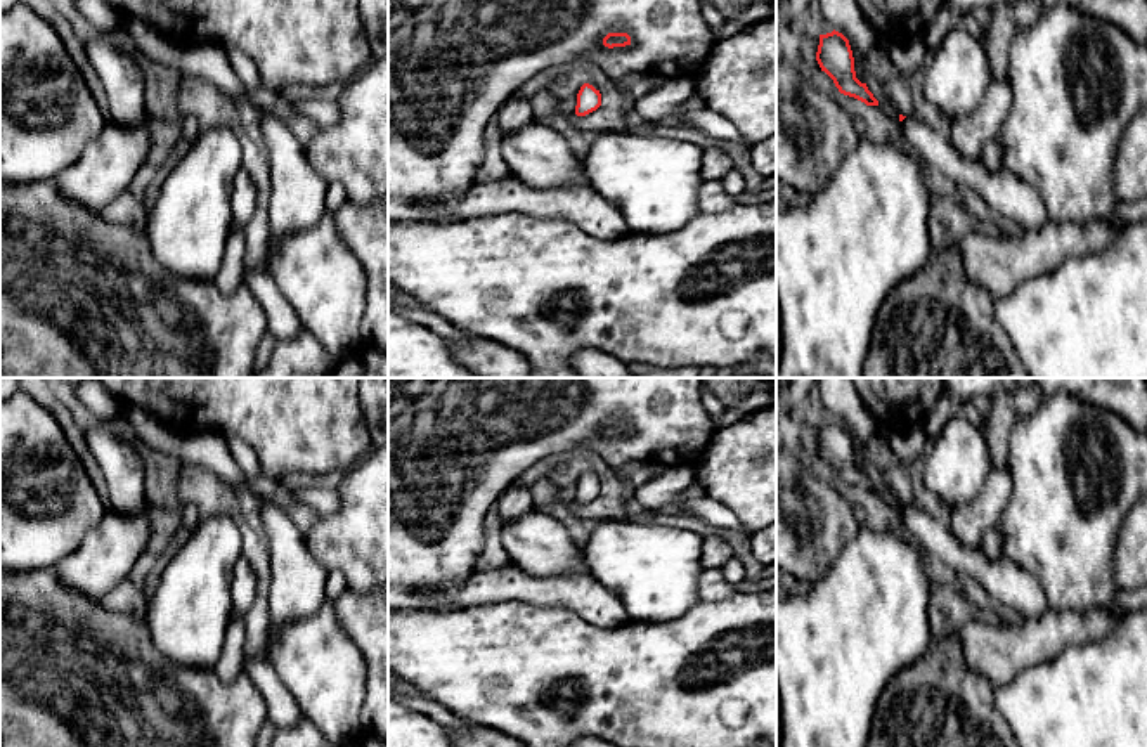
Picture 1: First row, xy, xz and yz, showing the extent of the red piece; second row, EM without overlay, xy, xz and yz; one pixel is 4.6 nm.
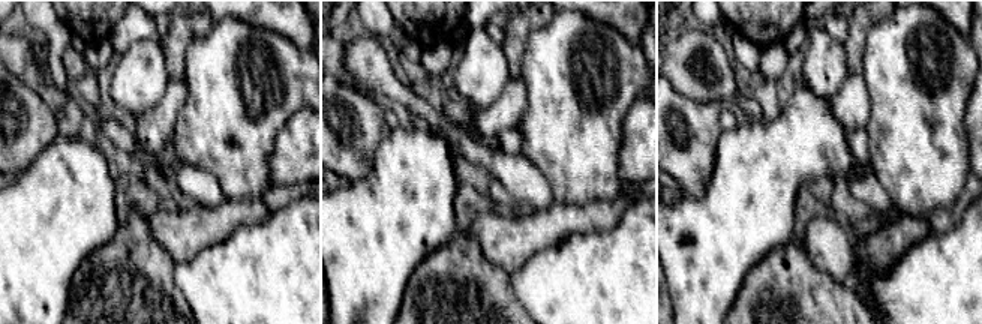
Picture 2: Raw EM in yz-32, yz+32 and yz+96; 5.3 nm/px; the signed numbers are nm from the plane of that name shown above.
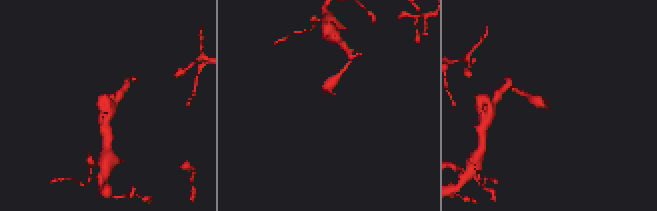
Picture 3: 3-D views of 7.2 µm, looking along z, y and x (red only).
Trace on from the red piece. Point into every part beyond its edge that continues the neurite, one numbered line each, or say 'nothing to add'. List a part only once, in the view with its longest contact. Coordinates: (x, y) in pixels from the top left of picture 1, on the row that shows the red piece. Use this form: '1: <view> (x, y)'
1: yz (1017, 205)

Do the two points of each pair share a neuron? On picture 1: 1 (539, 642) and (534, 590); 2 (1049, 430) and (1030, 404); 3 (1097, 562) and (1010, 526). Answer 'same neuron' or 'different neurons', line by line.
1: different neurons
2: different neurons
3: same neuron

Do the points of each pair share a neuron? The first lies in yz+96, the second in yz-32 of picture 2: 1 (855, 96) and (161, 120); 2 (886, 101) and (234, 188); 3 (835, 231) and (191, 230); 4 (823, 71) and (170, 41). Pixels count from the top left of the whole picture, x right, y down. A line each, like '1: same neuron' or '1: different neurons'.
1: same neuron
2: same neuron
3: same neuron
4: different neurons

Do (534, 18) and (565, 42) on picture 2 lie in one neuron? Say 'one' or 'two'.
two

